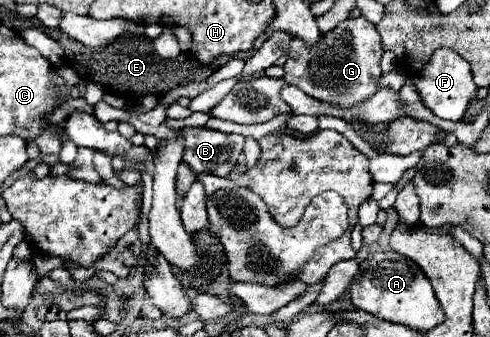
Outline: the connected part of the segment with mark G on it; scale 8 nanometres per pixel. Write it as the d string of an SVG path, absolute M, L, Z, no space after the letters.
M365 17L345 19L319 41L319 45L307 47L303 39L291 37L287 61L283 65L283 79L287 83L299 87L303 93L315 99L335 103L337 107L355 107L355 103L363 103L363 99L369 99L379 91L379 81L383 77L379 67L383 47L373 23L369 23Z

